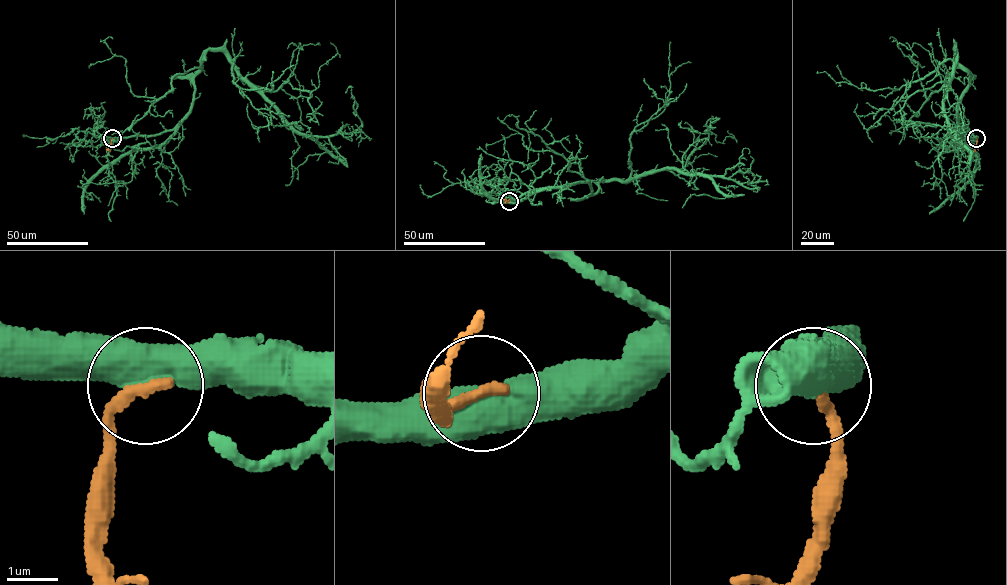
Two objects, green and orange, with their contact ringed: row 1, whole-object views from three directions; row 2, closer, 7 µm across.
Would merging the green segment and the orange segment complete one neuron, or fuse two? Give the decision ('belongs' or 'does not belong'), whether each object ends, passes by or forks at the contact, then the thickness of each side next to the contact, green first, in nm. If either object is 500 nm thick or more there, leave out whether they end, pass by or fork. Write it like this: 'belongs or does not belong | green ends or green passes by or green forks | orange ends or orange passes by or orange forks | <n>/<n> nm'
belongs | 550/280 nm

